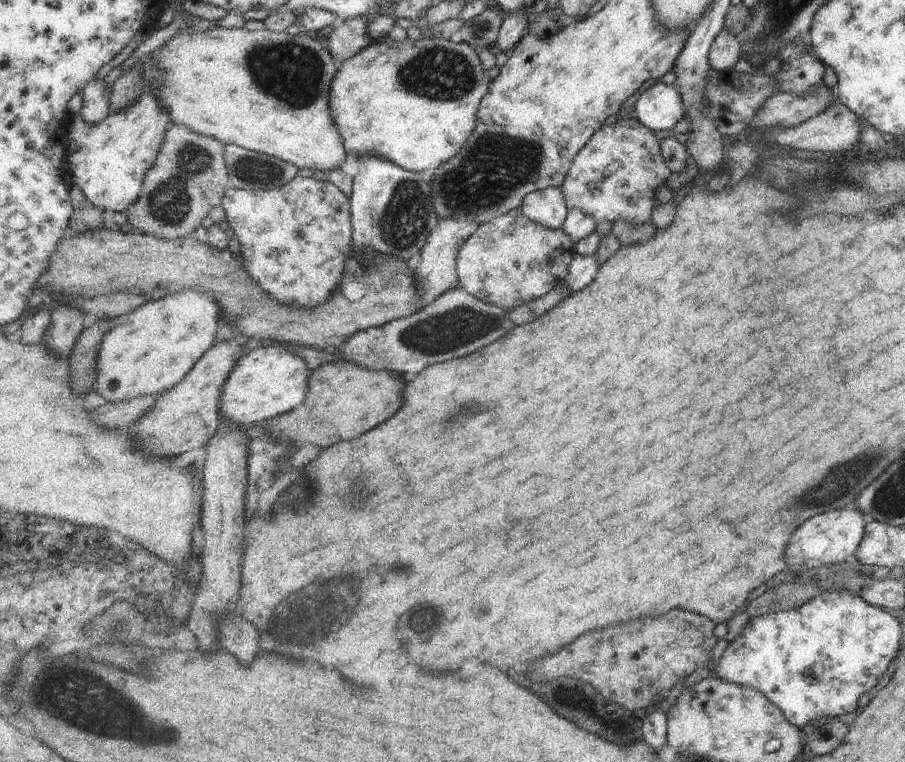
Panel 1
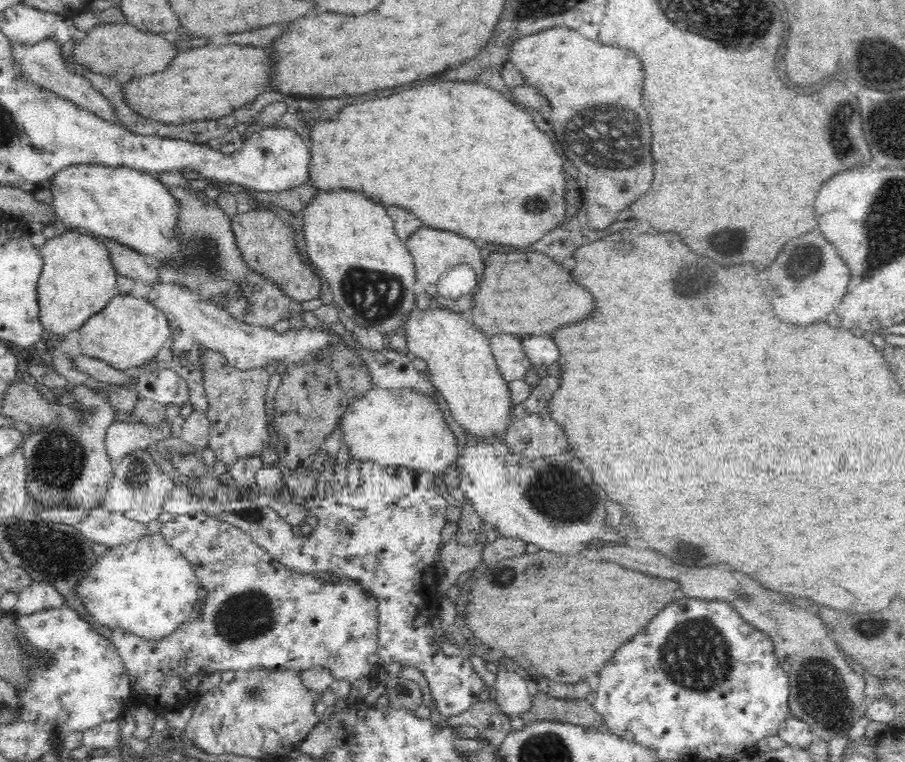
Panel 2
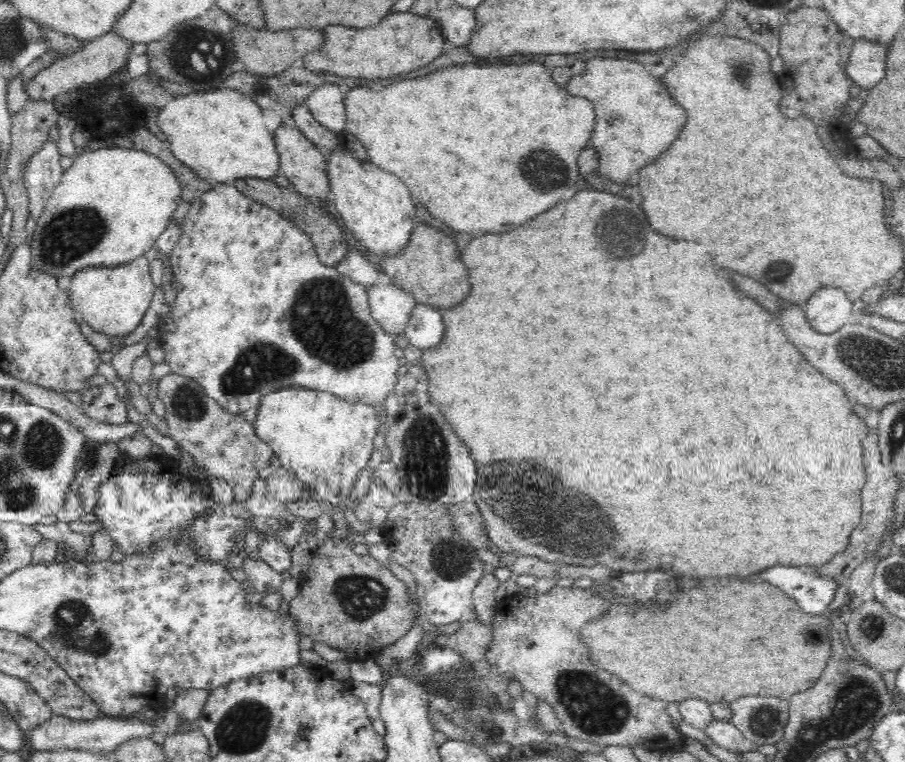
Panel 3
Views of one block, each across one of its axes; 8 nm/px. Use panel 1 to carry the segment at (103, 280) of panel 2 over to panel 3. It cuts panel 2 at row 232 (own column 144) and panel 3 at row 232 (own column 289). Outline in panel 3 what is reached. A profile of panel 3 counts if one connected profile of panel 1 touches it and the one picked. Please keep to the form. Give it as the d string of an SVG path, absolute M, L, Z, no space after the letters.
M124 147L95 151L82 149L63 174L37 220L33 240L28 243L34 268L58 278L58 282L65 276L68 282L60 287L68 290L72 277L82 269L110 269L151 255L156 240L172 220L181 190L182 185L172 169L153 154Z

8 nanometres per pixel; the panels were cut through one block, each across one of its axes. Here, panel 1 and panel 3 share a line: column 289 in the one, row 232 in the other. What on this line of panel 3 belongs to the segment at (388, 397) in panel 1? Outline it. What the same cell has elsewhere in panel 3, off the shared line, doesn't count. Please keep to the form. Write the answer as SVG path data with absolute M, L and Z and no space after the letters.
M419 224L414 227L408 250L398 257L388 257L380 261L382 270L390 277L393 285L413 294L417 303L430 305L436 309L446 309L460 304L470 294L468 268L460 260L458 246L454 238L442 234L440 230Z

